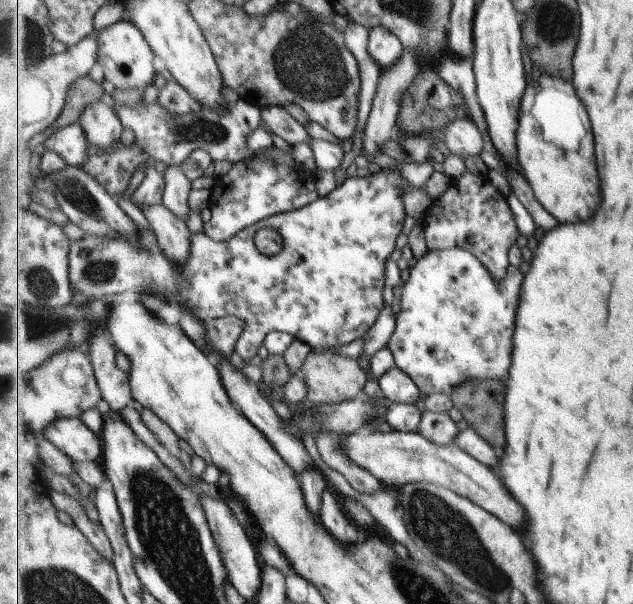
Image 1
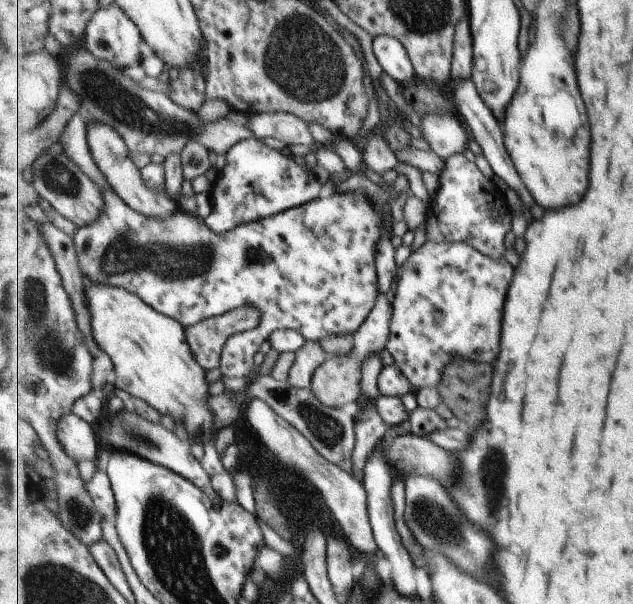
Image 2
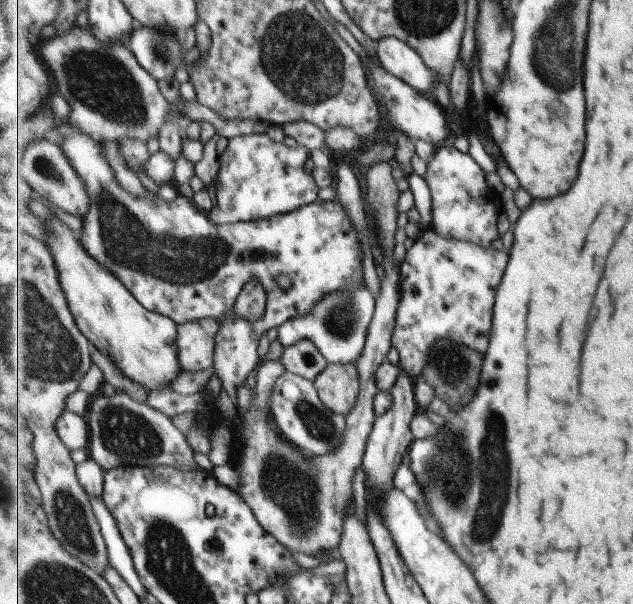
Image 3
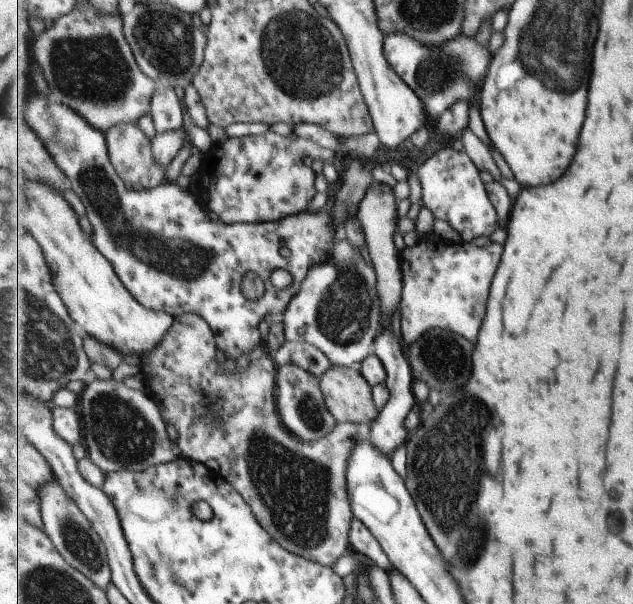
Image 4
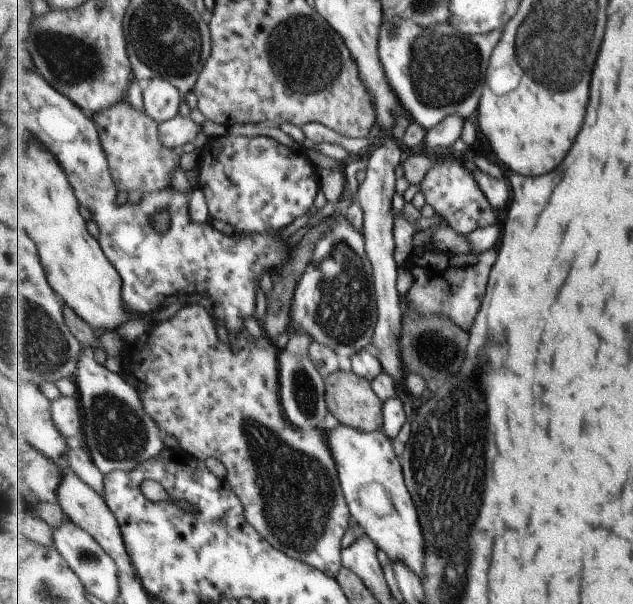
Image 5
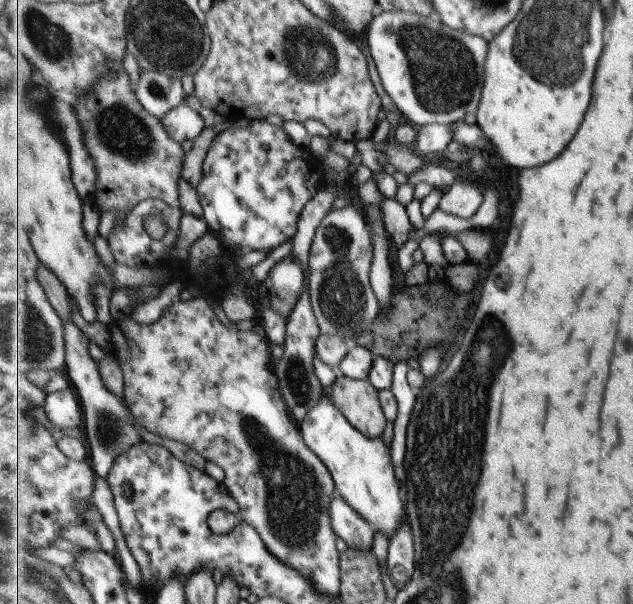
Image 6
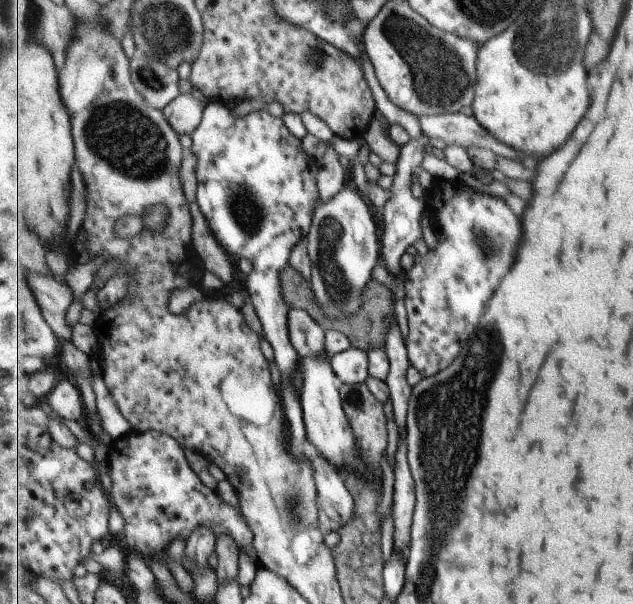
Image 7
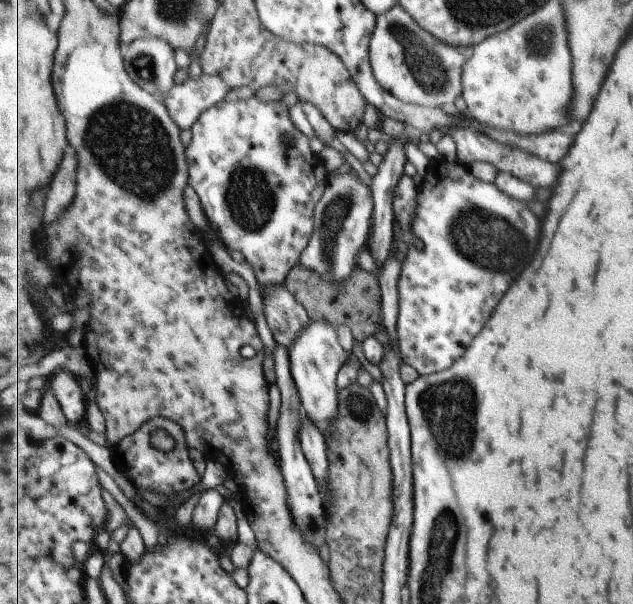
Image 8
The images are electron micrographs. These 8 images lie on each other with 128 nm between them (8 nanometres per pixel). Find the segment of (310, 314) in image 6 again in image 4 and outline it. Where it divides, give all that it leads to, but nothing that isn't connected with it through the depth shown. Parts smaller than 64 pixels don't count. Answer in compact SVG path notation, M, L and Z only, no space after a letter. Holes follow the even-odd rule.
M296 364L279 367L278 399L279 414L283 415L283 424L305 442L317 442L329 436L329 433L333 432L339 424L325 404L320 378Z

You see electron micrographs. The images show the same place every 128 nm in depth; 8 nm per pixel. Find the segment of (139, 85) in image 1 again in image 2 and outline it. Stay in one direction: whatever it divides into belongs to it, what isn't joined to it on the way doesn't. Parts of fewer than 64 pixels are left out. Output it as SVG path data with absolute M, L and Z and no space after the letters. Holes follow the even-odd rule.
M115 3L107 8L99 7L98 12L95 13L93 20L87 27L83 46L99 60L107 60L125 72L130 66L141 66L141 42L144 43L144 38L139 27Z

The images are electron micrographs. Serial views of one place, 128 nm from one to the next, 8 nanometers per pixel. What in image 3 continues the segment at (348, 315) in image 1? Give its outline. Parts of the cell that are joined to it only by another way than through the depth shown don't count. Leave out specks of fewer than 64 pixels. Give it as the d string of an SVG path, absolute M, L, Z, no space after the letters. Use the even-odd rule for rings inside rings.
M64 122L53 139L55 139L61 148L63 148L63 152L67 154L71 166L75 168L75 172L77 172L79 178L83 180L85 188L87 188L87 192L91 198L89 212L87 213L87 216L82 219L80 234L83 246L86 246L87 252L89 252L99 264L103 264L103 266L107 266L109 270L113 270L127 286L131 286L131 292L135 294L135 298L139 298L139 302L143 302L143 306L147 306L149 310L167 314L167 316L171 316L178 324L185 324L186 322L204 318L215 318L217 322L223 322L222 329L219 330L217 338L218 345L214 360L214 372L222 383L221 392L216 398L217 408L227 421L235 422L235 420L237 420L237 388L245 386L243 383L247 380L247 376L249 376L253 370L260 370L262 362L259 361L259 354L257 354L257 352L259 352L259 342L261 342L263 334L267 334L271 328L278 328L291 319L296 319L299 318L299 316L309 314L311 310L315 310L315 304L317 304L317 302L323 302L323 298L327 298L326 294L339 294L341 290L351 290L351 292L354 293L355 290L363 290L363 286L366 285L363 258L361 258L361 240L359 240L359 234L355 231L356 229L355 226L353 226L353 222L351 222L349 216L347 216L345 206L343 206L339 200L319 200L313 204L293 210L290 213L256 221L236 222L235 224L214 223L206 211L202 211L194 201L189 200L189 198L185 198L185 196L180 194L177 194L172 200L163 200L163 198L159 196L155 196L155 198L137 198L137 196L131 194L131 192L127 192L127 190L119 184L118 178L115 178L115 170L113 170L111 163L107 162L107 158L105 158L105 150L103 150L102 141L91 138L90 134L85 134L85 132L75 128L71 122ZM281 274L285 274L285 276L289 276L289 278L293 280L291 290L281 290L281 288L277 286L277 278L279 278ZM253 278L257 278L257 280L263 284L263 288L267 291L266 311L263 318L257 320L257 322L243 320L243 318L239 318L239 316L235 314L235 304L238 302L240 294L246 289L246 286L250 284Z

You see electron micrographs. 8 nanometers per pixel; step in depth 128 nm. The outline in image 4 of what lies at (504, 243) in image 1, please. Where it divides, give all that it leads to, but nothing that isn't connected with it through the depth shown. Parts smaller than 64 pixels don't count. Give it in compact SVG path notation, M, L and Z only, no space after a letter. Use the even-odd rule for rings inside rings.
M444 147L431 155L417 170L422 188L422 205L444 220L459 235L462 242L469 243L480 236L489 236L499 228L499 218L491 196L479 176L480 168L464 150Z

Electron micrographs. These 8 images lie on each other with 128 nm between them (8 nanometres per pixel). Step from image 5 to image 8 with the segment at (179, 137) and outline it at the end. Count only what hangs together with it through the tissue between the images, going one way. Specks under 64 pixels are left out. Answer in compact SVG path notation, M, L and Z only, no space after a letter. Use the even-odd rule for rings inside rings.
M201 73L199 78L189 77L182 84L173 86L163 101L179 128L192 130L202 114L225 100L230 92L231 87L221 76Z

